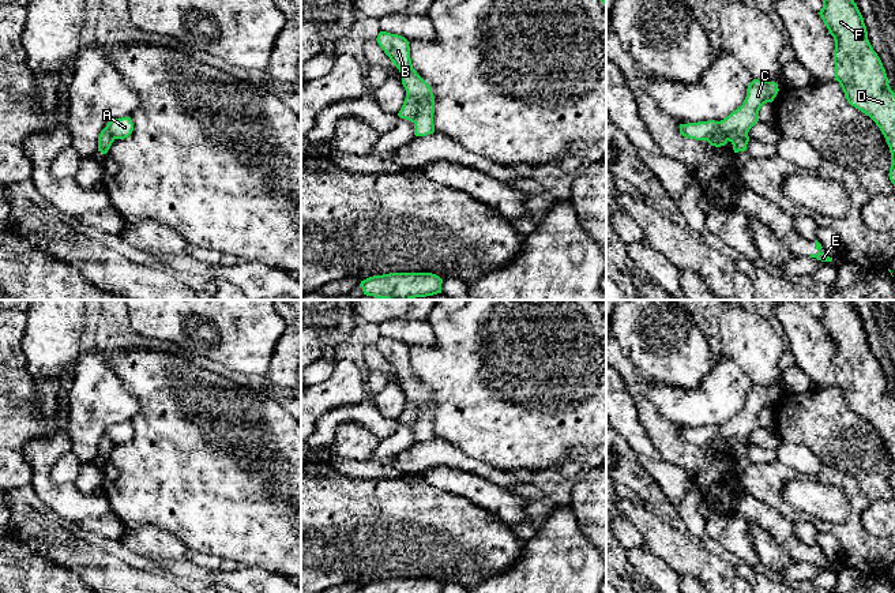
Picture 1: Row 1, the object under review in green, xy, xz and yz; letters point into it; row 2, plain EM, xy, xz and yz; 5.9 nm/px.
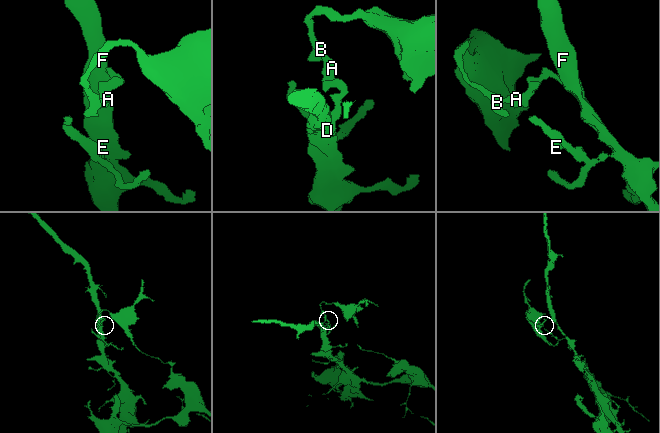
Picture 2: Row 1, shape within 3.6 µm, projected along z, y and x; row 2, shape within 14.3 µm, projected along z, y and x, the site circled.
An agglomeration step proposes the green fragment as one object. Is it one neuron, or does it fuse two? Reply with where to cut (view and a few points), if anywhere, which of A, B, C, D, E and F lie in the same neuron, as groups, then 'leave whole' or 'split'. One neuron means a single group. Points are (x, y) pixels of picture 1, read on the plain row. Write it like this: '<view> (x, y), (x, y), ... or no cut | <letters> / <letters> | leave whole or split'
xz (406, 398), (417, 408), (417, 423), (414, 427) | A B / C D E F | split

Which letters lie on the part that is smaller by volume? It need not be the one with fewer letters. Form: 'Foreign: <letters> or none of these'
Foreign: A, B

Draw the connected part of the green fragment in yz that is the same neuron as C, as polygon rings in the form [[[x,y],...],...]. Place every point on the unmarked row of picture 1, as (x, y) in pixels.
[[[753,384],[748,394],[747,402],[740,413],[719,427],[718,436],[707,444],[711,451],[721,453],[727,448],[727,443],[738,436],[745,439],[759,427],[760,413],[772,408],[779,394],[775,387]]]

